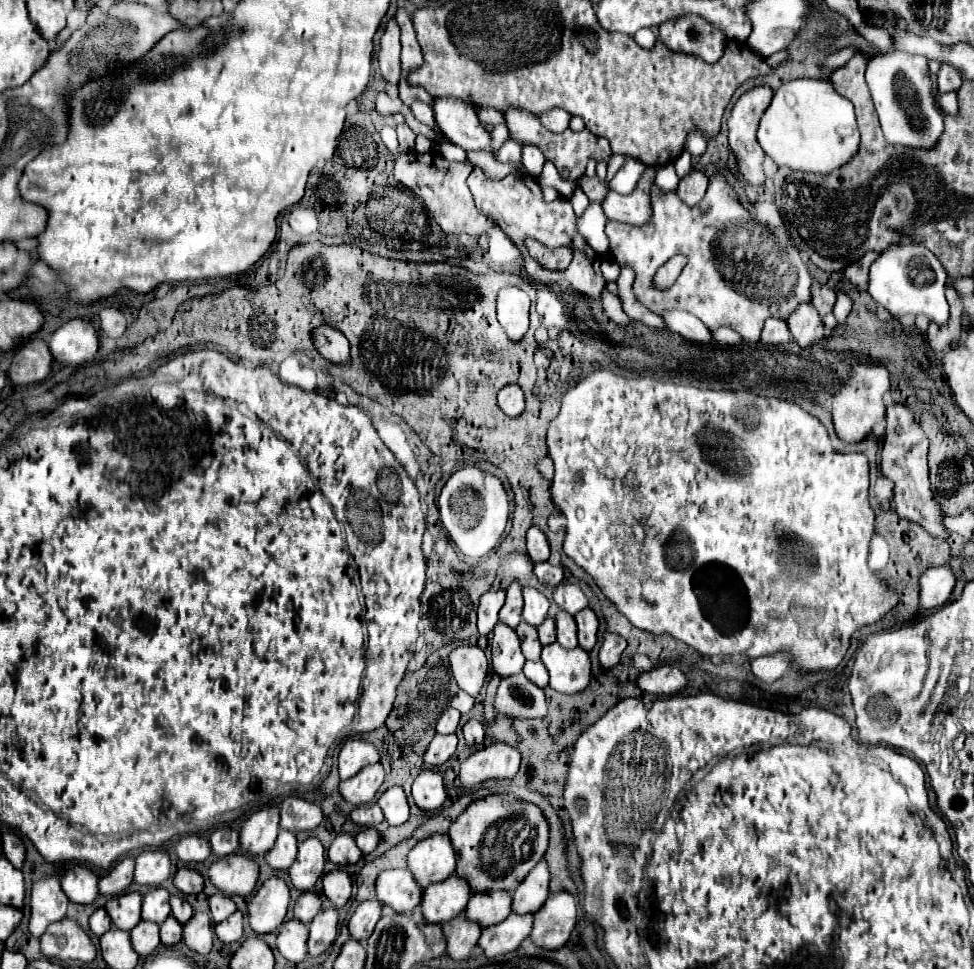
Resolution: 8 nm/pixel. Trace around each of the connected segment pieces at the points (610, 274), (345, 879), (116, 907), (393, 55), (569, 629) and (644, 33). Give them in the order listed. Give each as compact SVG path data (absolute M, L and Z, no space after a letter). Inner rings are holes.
M602 259L600 269L606 282L616 282L620 273L620 266L615 259Z
M333 870L323 876L323 894L335 908L341 908L351 894L351 878L345 870Z
M123 892L115 898L111 898L105 904L105 910L115 928L129 932L141 920L141 894L139 892Z
M389 20L387 30L381 38L381 52L379 52L379 68L387 80L399 78L399 52L401 52L399 26L395 20Z
M565 610L557 612L557 642L563 648L577 648L577 626L573 622L571 614L565 614Z
M639 30L633 38L635 38L635 42L637 42L641 48L653 48L655 42L657 42L657 38L655 38L655 34L653 34L651 30Z

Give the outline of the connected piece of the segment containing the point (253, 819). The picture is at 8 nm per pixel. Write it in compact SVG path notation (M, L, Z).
M265 806L253 812L239 830L239 844L243 852L251 856L265 854L273 848L273 842L279 834L279 808Z

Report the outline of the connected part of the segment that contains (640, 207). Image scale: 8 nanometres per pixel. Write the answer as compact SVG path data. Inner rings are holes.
M647 168L637 190L629 196L607 192L607 198L601 202L601 208L609 220L627 222L627 224L645 224L649 220L649 186L655 180L655 170Z

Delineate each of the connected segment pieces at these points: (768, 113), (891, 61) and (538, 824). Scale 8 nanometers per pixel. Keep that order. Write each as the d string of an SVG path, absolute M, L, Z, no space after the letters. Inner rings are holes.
M791 80L775 92L771 106L765 110L757 142L777 166L829 174L853 158L859 146L859 130L851 102L839 96L829 82Z
M895 52L885 58L871 58L865 78L887 144L901 144L925 150L937 144L937 138L943 130L943 120L933 106L933 92L925 58Z
M493 794L471 802L449 828L449 838L457 852L455 874L469 884L473 894L491 890L513 892L543 858L549 842L549 824L537 806L509 794Z

